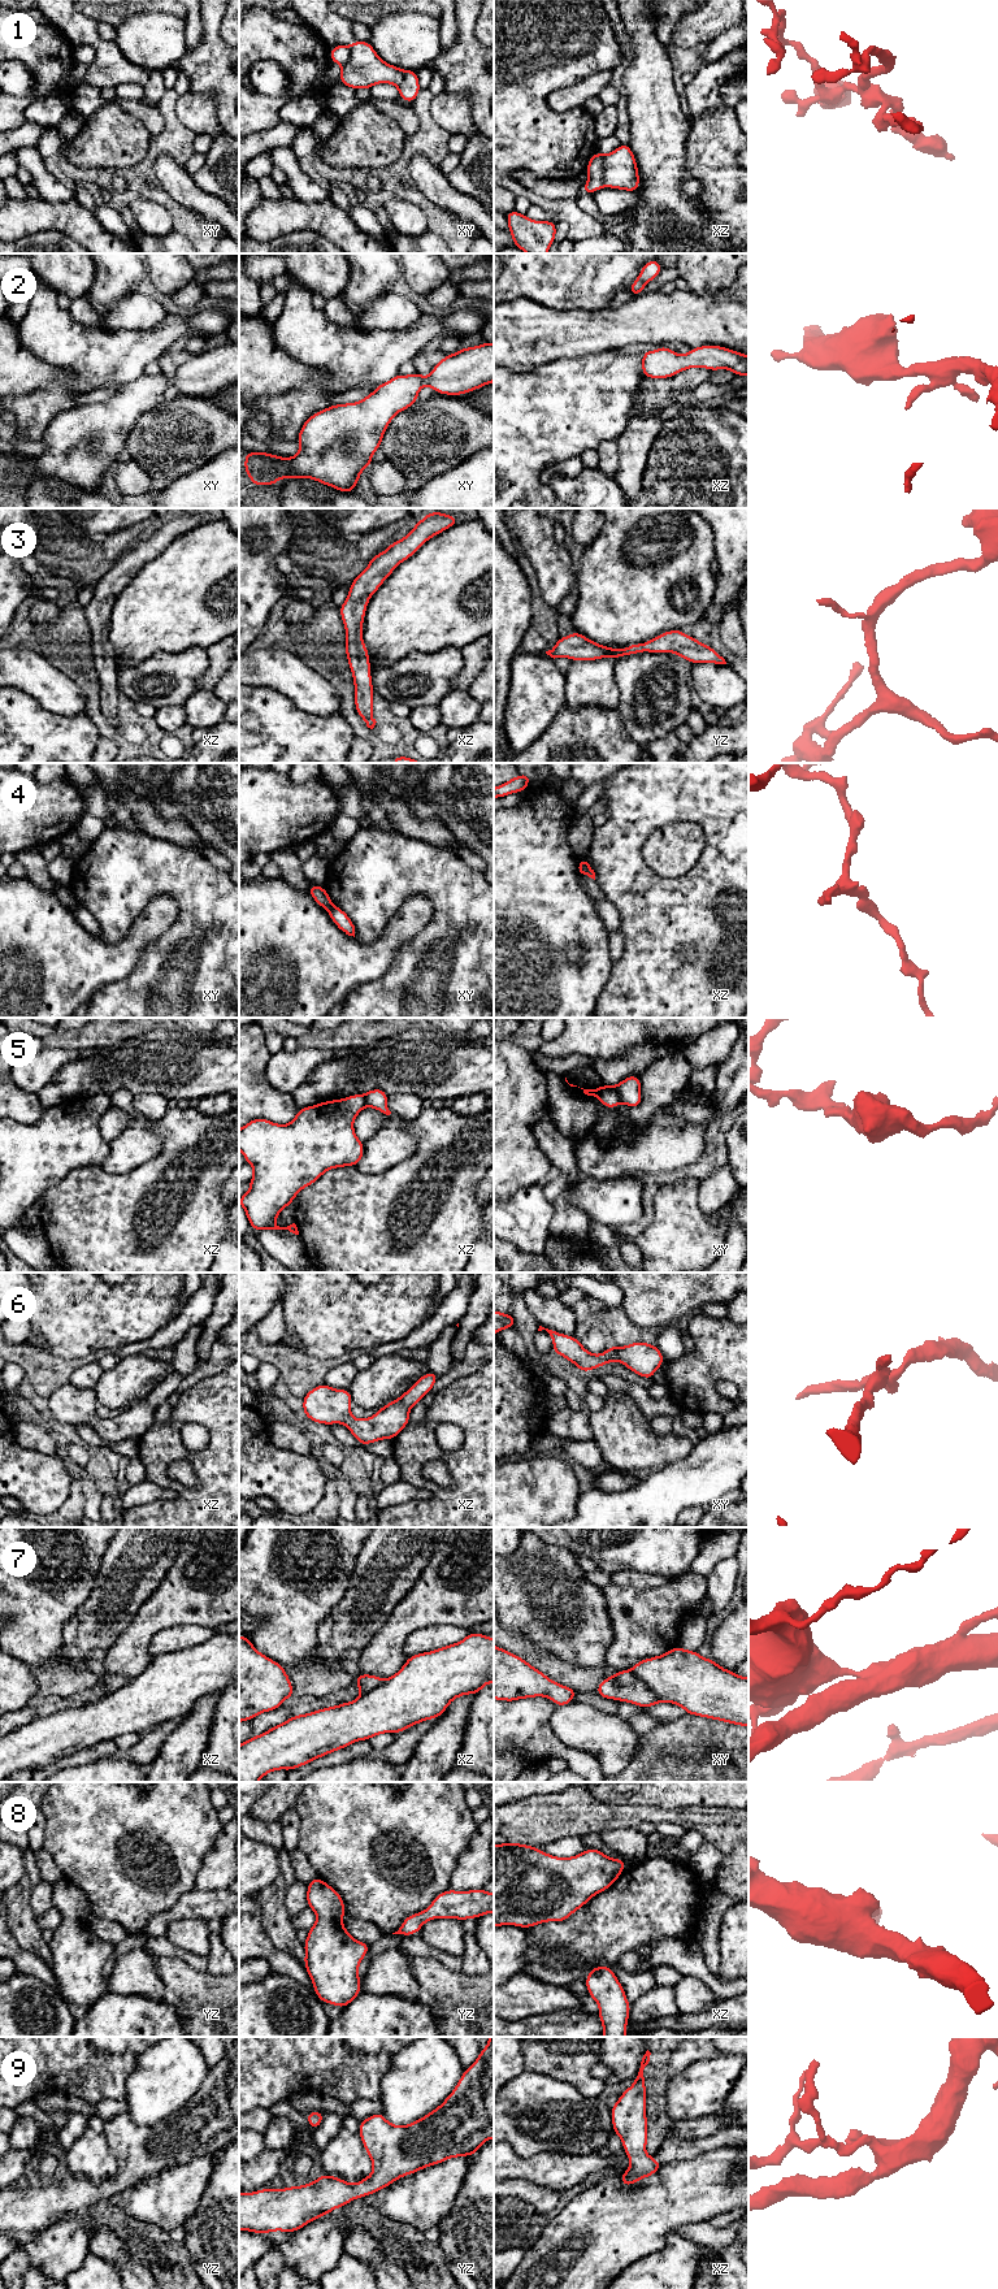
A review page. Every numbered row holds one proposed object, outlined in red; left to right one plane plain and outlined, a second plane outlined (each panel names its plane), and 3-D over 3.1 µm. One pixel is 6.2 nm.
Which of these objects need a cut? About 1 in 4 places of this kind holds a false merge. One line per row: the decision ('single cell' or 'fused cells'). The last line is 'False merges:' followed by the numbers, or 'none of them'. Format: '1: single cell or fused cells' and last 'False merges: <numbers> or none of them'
1: fused cells
2: single cell
3: single cell
4: fused cells
5: fused cells
6: single cell
7: fused cells
8: single cell
9: single cell
False merges: 1, 4, 5, 7

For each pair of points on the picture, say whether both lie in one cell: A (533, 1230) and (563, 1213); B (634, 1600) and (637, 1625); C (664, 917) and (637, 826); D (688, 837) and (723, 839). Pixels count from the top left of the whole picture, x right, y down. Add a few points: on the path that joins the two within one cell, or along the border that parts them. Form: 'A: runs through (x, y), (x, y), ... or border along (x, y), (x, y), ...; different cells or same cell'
A: border along (552, 1204), (552, 1218), (549, 1231); different cells
B: runs through (634, 1607), (637, 1618); same cell
C: runs through (645, 894), (632, 881), (632, 848); same cell
D: border along (681, 820), (695, 822), (704, 836), (691, 866); different cells

